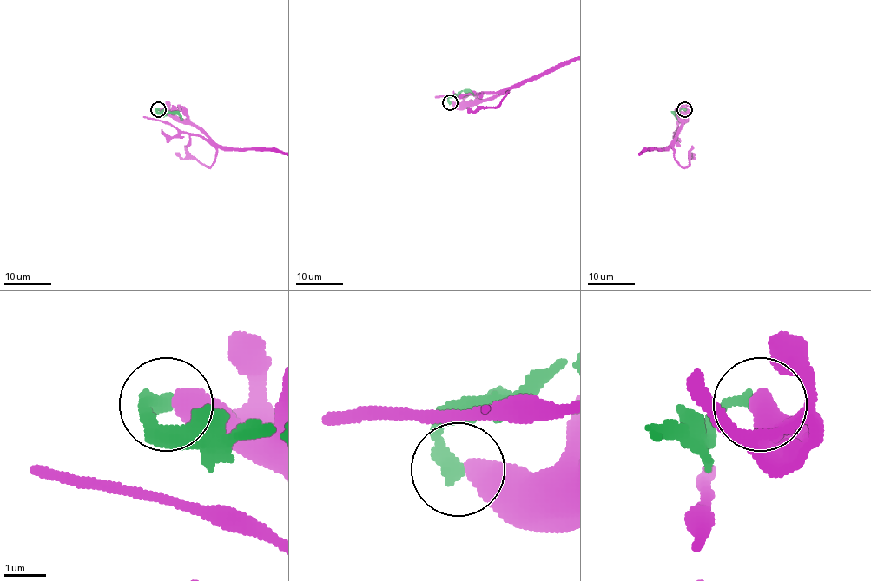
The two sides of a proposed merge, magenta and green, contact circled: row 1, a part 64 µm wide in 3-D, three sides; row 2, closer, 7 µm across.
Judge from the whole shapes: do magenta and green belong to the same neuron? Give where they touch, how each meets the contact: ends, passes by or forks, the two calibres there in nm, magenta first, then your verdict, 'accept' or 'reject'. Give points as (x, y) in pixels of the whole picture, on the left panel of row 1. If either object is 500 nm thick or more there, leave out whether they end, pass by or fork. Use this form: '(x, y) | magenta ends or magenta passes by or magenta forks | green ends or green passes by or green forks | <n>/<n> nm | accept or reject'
(158, 109) | 550/380 nm | reject

